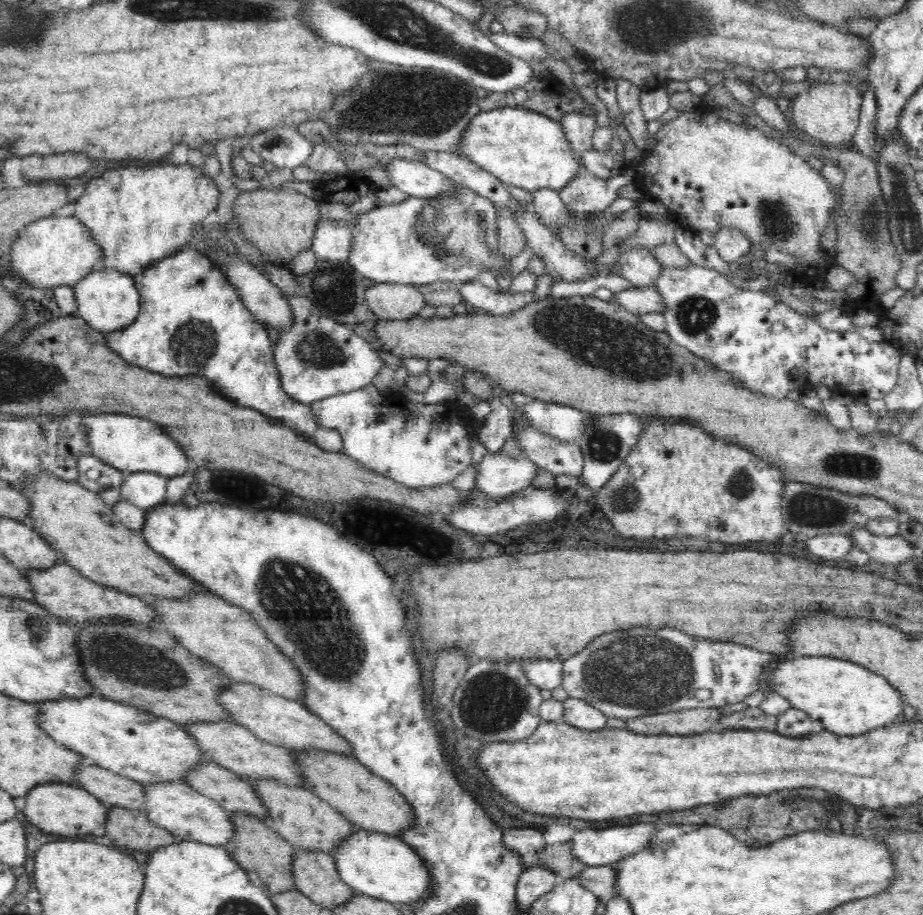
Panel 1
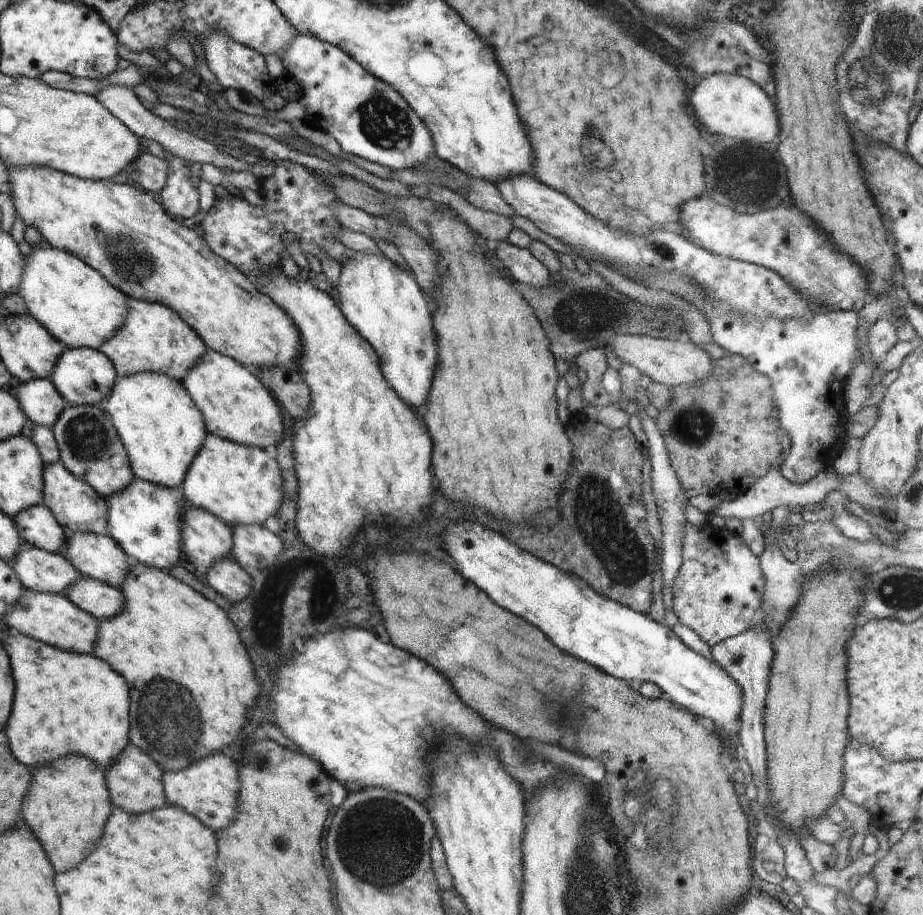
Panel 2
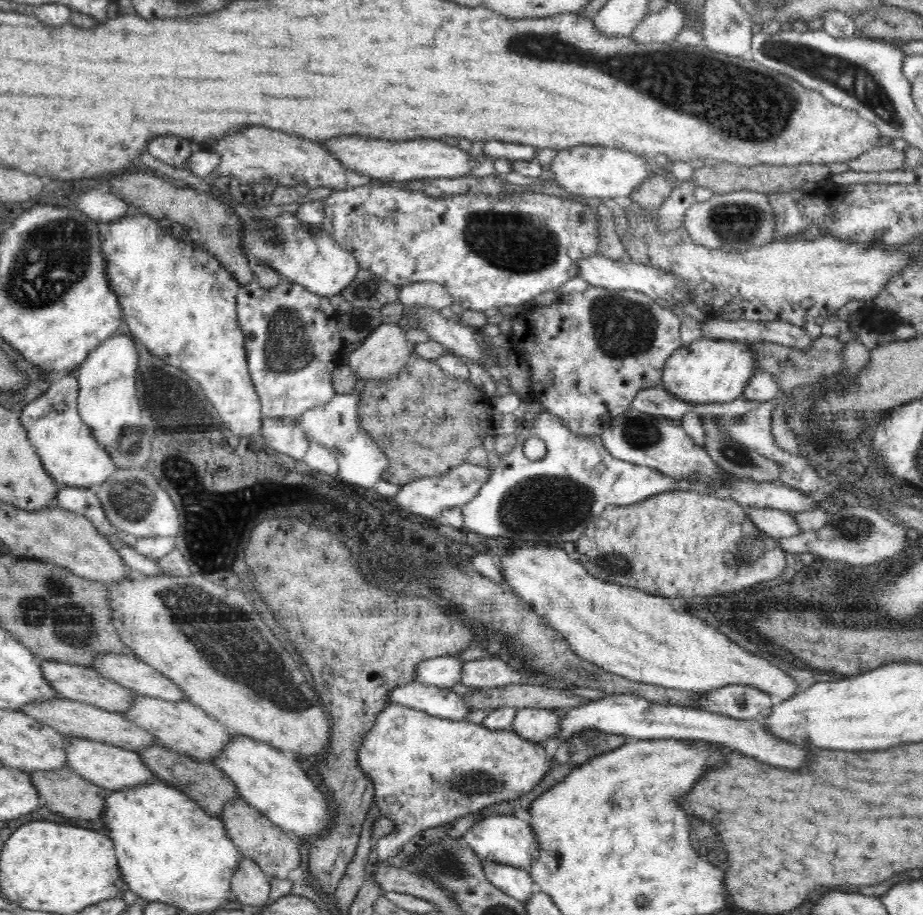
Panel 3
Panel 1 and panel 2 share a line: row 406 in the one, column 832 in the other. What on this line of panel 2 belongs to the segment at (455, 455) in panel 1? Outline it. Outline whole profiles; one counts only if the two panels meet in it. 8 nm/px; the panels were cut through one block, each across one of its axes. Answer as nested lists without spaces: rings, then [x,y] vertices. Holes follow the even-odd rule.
[[[650,269],[645,274],[645,279],[641,284],[649,289],[672,293],[694,305],[710,323],[712,342],[716,342],[718,346],[722,346],[728,352],[742,355],[760,374],[766,375],[770,379],[771,398],[777,409],[781,429],[791,440],[790,450],[781,464],[782,476],[794,484],[801,485],[820,474],[821,468],[824,467],[824,463],[820,462],[820,452],[824,448],[828,448],[828,444],[832,442],[830,440],[832,436],[839,436],[844,432],[842,425],[844,414],[840,412],[839,405],[836,404],[835,398],[838,398],[838,394],[835,394],[836,390],[834,389],[844,388],[844,380],[850,374],[850,368],[860,358],[857,339],[860,309],[847,312],[844,312],[844,310],[818,309],[809,321],[804,317],[789,318],[785,321],[776,317],[759,319],[747,317],[736,309],[731,309],[726,301],[717,299],[691,276],[680,271],[667,273],[656,271],[653,273],[653,270]]]

